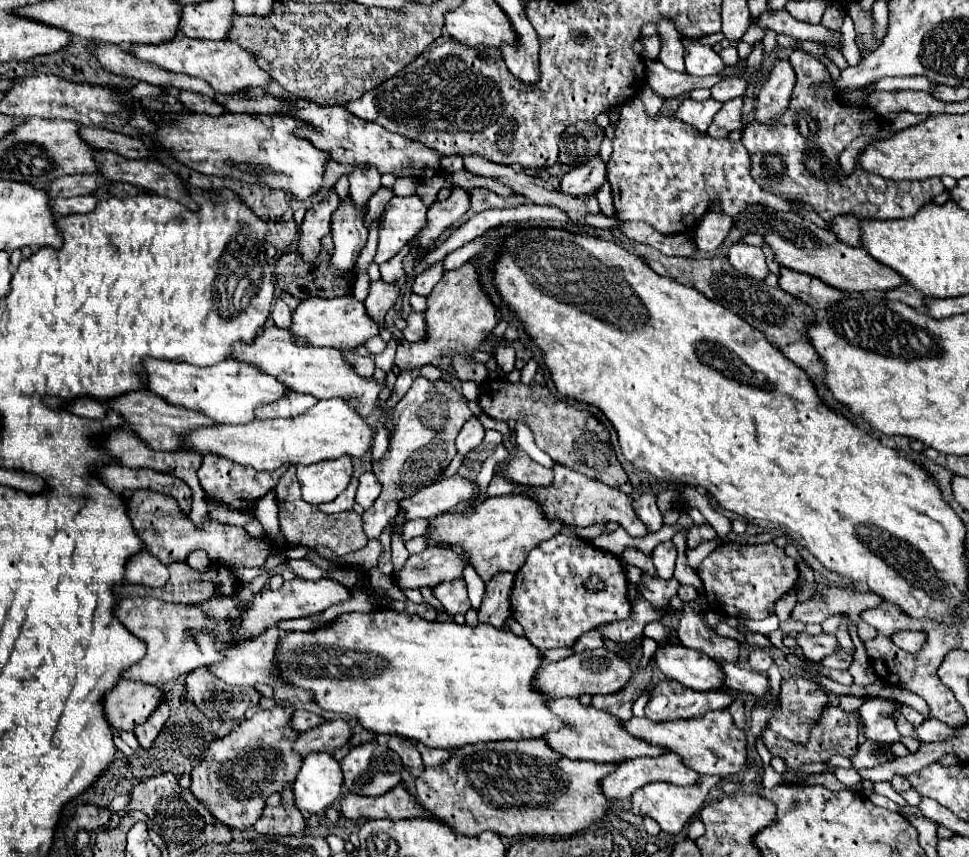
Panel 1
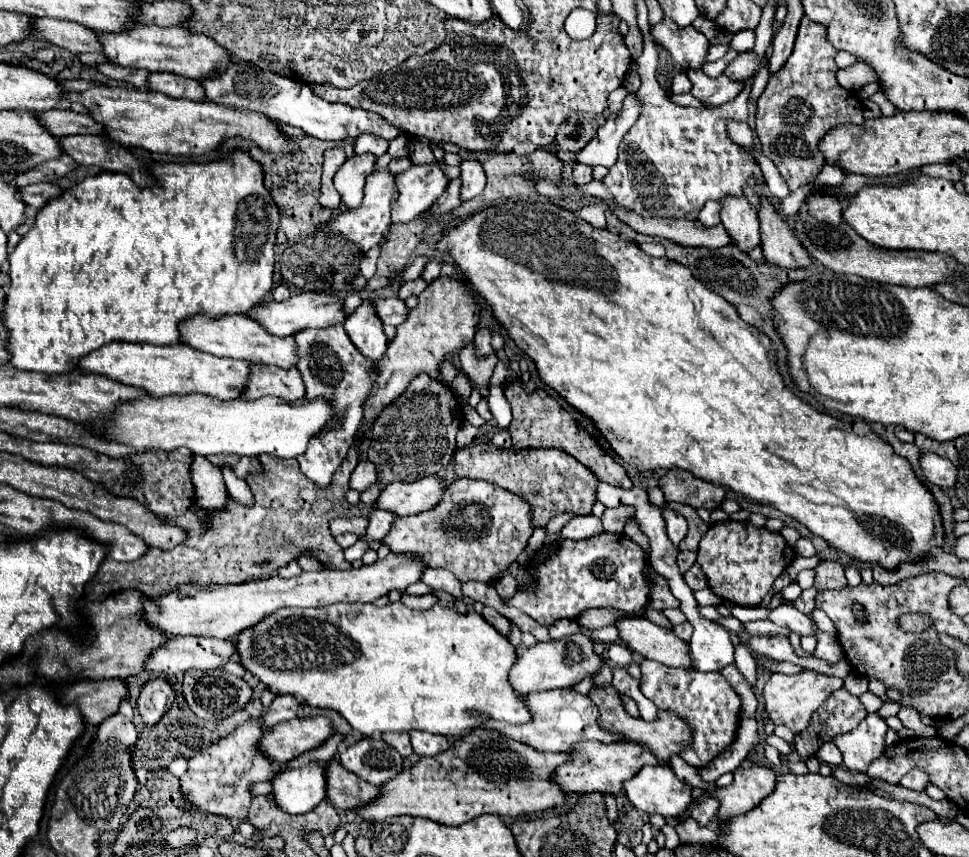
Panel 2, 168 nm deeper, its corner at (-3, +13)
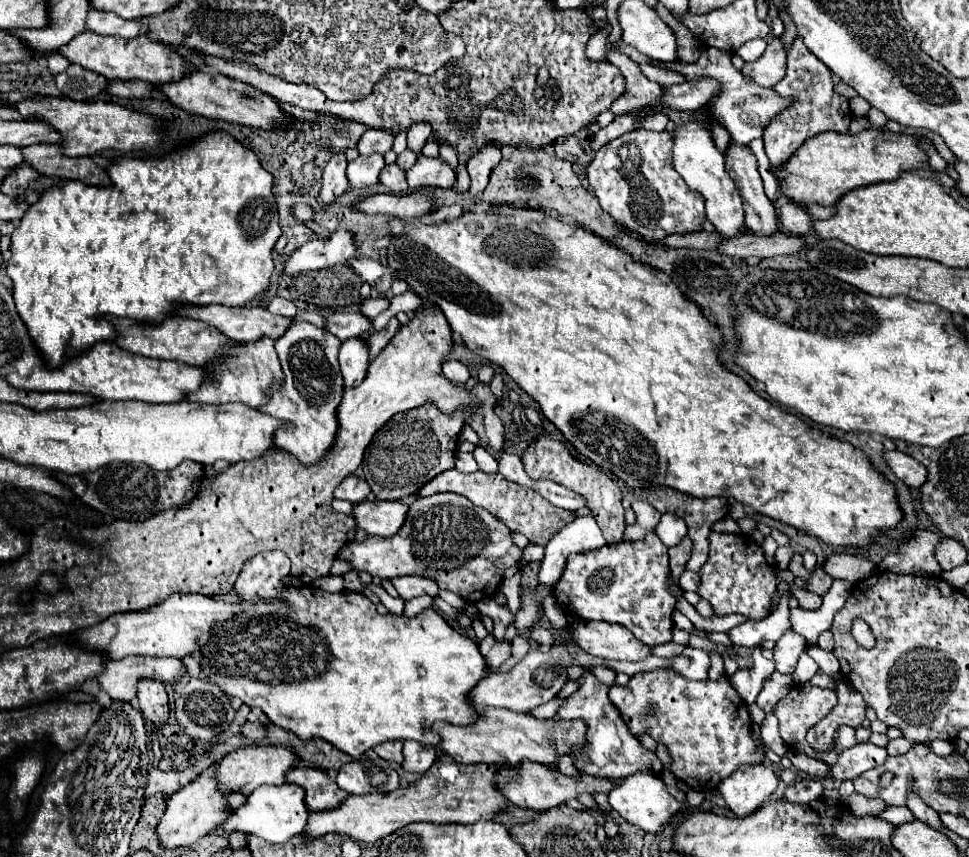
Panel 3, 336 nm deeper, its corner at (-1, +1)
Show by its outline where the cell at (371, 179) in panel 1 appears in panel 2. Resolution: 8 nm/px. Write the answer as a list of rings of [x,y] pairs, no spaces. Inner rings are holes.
[[[364,134],[356,138],[356,154],[374,154],[374,156],[382,156],[388,150],[388,142],[380,140],[380,136],[372,136],[372,134]]]

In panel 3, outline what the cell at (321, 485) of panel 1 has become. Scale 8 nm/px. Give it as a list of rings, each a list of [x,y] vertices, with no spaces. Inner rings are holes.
[[[296,322],[294,328],[290,328],[290,332],[286,332],[276,342],[276,352],[286,374],[286,382],[282,388],[274,390],[274,398],[260,410],[274,418],[296,424],[294,430],[278,432],[278,448],[292,454],[304,468],[322,462],[336,444],[340,428],[338,406],[344,394],[344,378],[338,364],[338,350],[340,340],[328,330],[316,328],[310,322]]]

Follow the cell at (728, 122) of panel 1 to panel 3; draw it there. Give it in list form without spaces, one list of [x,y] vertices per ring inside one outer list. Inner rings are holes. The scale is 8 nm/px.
[[[658,112],[658,114],[654,114],[654,116],[648,116],[648,118],[640,124],[640,128],[648,128],[648,130],[664,130],[668,122],[670,122],[670,118],[668,118],[666,114]]]

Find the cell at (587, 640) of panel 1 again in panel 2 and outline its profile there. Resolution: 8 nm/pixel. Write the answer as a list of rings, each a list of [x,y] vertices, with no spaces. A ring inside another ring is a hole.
[[[564,618],[564,620],[556,620],[556,624],[552,624],[552,628],[546,628],[546,630],[548,630],[550,638],[566,638],[566,636],[578,632],[578,628],[580,628],[578,622]]]

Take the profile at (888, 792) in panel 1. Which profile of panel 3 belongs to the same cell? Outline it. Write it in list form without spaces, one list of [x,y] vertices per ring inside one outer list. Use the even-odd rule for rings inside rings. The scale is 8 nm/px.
[[[860,742],[860,744],[840,752],[838,762],[832,766],[832,778],[838,782],[854,780],[862,772],[884,764],[886,756],[888,756],[886,748],[880,748],[872,742]]]

